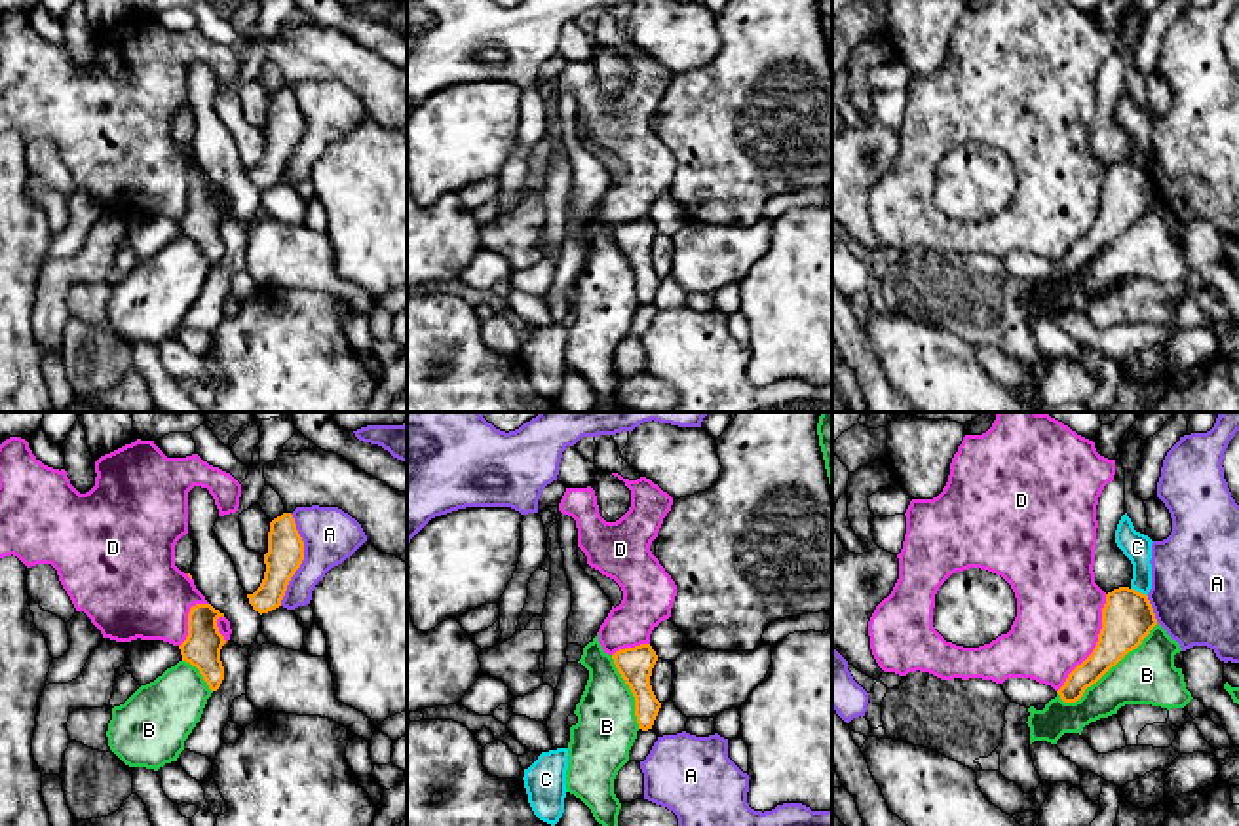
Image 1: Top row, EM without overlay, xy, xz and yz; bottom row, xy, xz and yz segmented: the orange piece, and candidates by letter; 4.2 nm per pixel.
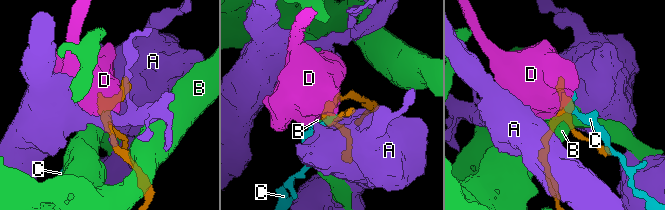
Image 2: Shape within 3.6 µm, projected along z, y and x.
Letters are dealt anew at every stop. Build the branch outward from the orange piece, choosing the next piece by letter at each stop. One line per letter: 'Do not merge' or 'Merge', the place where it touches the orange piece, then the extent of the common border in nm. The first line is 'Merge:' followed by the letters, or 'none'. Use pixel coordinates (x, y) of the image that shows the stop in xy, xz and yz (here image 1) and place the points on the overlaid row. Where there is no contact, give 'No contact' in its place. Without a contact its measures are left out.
Merge: none
A: Do not merge. Touches orange at xy (303, 559). Shared border 400 nm
B: Do not merge. Touches orange at yz (1108, 669). Shared border 550 nm
C: Do not merge. Touches orange at yz (1137, 591). Shared border 80 nm
D: Do not merge. Touches orange at yz (1097, 644). Shared border 460 nm

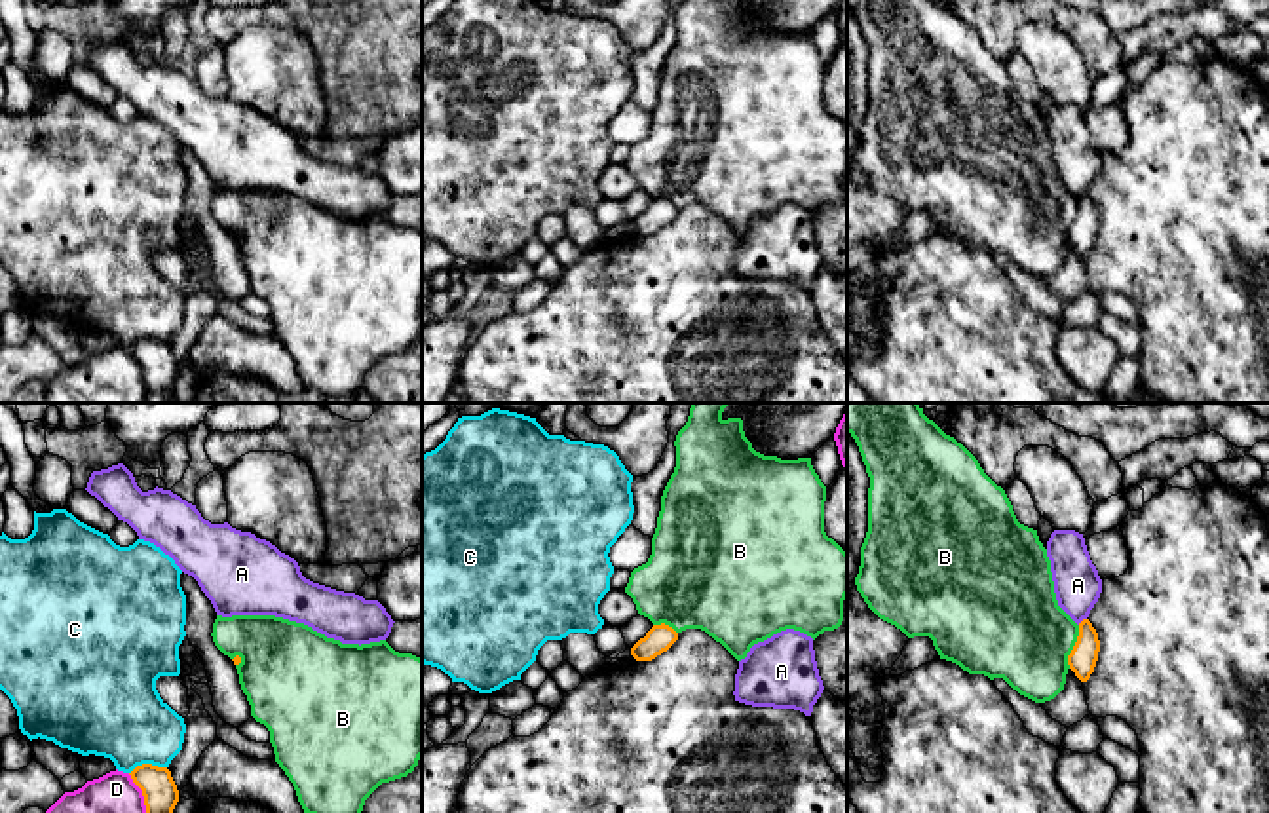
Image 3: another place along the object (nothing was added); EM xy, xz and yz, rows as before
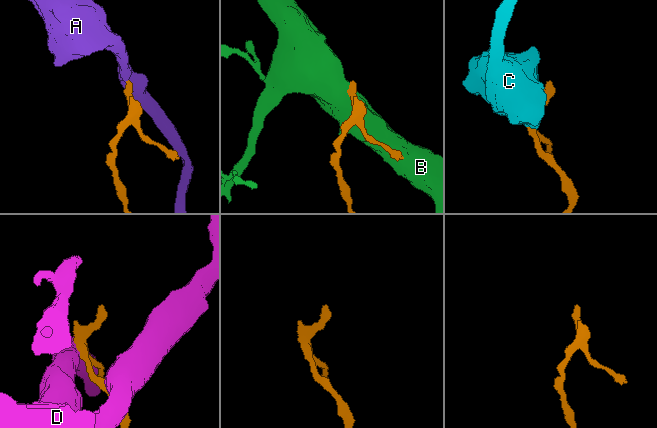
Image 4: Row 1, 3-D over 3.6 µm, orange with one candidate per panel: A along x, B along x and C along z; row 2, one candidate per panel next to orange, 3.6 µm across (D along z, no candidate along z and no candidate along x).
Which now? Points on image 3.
Merge: none
A: Do not merge. Touches orange at yz (1083, 620). Shared border 50 nm
B: Do not merge. Touches orange at yz (1074, 646). Shared border 190 nm
C: Do not merge. Touches orange at xy (147, 764). Shared border 160 nm
D: Do not merge. Touches orange at xy (143, 793). Shared border 190 nm

